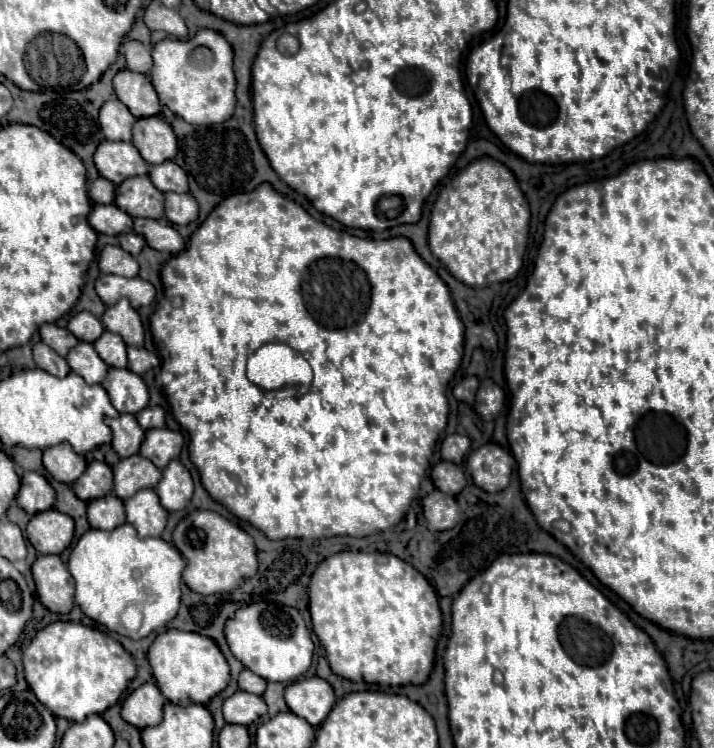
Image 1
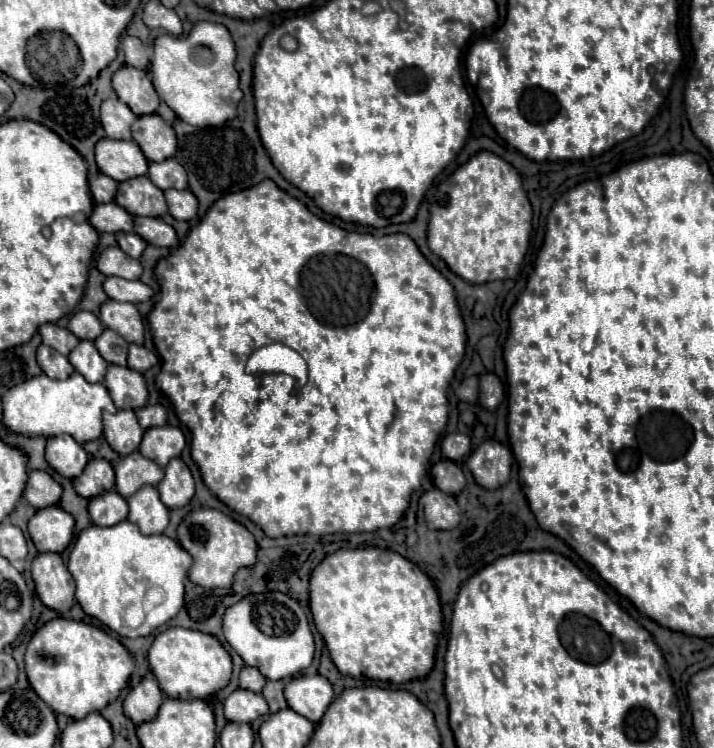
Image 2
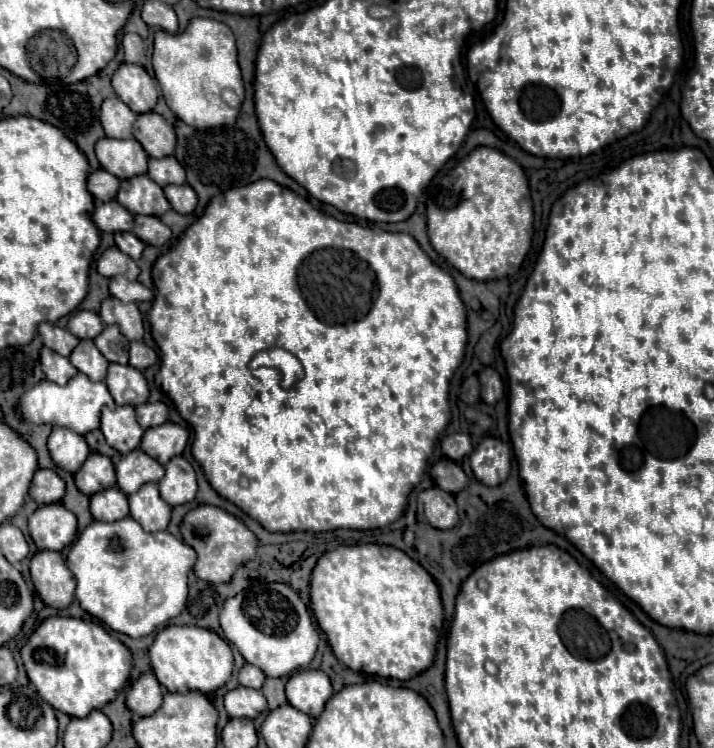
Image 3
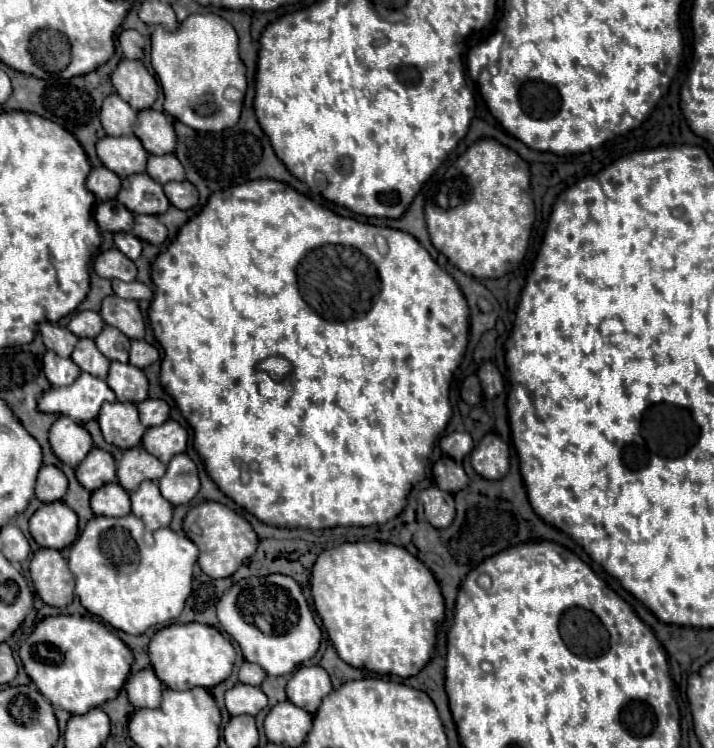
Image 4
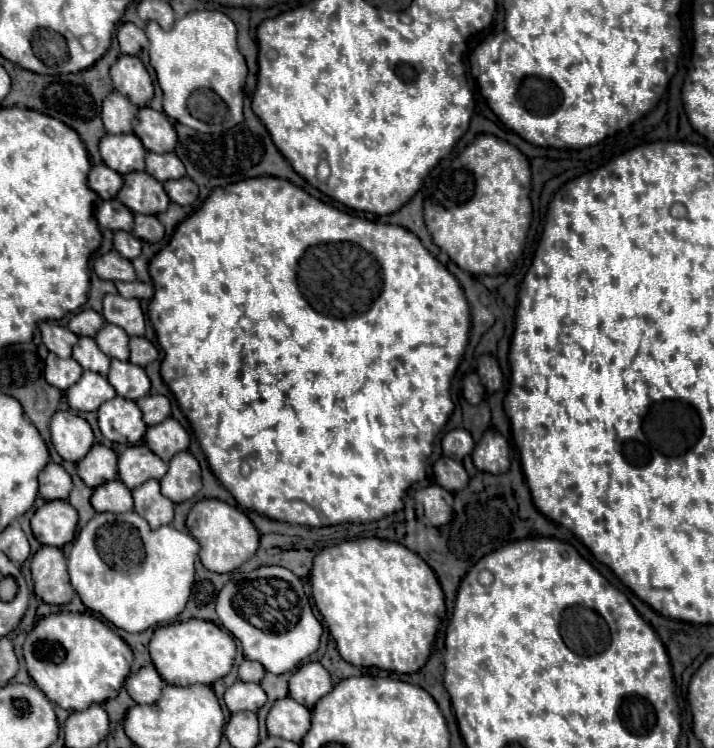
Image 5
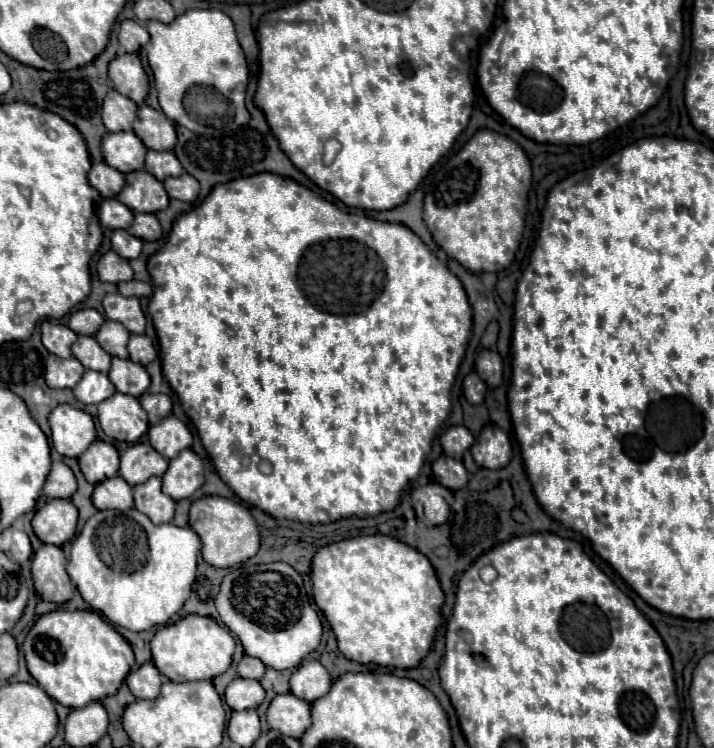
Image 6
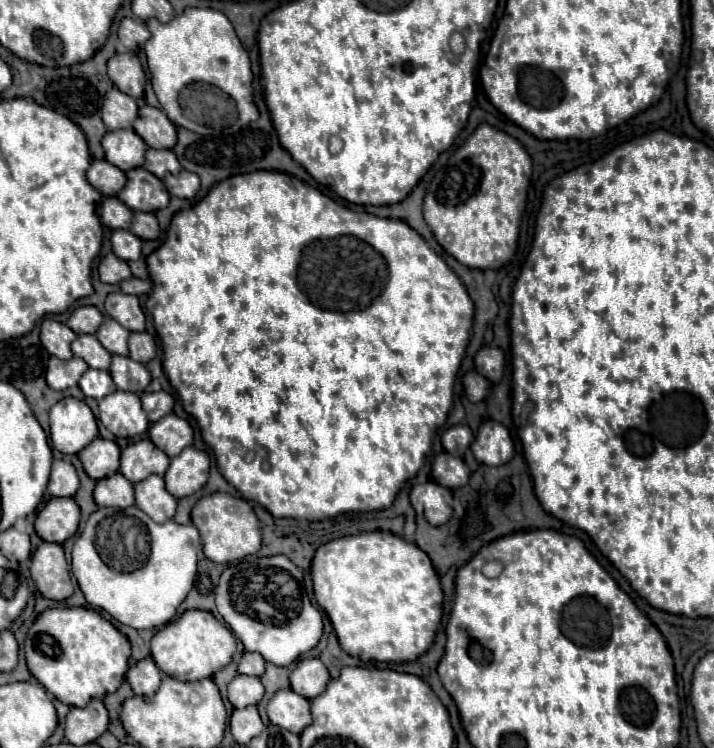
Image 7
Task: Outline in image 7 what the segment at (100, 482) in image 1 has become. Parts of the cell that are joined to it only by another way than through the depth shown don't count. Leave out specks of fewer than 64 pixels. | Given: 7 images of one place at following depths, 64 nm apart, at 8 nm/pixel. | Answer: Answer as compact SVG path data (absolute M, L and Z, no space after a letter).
M100 436L94 438L94 442L90 442L78 456L84 464L86 474L92 480L100 480L100 478L106 478L110 474L116 474L118 466L120 466L118 444L112 440L100 438Z

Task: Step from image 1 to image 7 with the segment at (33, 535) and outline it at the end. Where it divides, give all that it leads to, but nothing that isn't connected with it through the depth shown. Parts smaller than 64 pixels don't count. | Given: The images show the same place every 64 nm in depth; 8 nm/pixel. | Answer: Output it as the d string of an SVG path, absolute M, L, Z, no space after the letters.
M50 498L38 512L36 532L46 542L66 542L78 532L80 506L74 498Z

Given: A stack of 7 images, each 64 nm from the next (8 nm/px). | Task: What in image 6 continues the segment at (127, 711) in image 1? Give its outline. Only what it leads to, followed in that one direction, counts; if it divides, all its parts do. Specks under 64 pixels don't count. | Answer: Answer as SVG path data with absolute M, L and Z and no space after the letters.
M146 662L134 670L130 670L130 674L126 676L126 684L130 688L130 692L136 698L156 698L160 694L160 686L162 686L162 674L158 672L158 668L152 662Z

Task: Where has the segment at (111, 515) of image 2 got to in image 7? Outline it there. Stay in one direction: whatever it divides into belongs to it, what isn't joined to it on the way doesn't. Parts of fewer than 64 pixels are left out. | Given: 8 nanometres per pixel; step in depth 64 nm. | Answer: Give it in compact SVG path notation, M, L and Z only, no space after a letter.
M120 472L112 474L110 478L102 478L96 482L94 490L96 504L112 506L112 508L126 508L134 504L134 484Z

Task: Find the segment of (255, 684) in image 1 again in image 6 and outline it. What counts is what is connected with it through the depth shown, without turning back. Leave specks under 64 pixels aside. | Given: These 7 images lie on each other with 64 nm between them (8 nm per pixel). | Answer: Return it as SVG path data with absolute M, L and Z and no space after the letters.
M246 656L240 660L238 664L238 676L242 678L254 678L254 680L260 680L262 674L266 672L266 666L260 658L254 658L254 656Z

